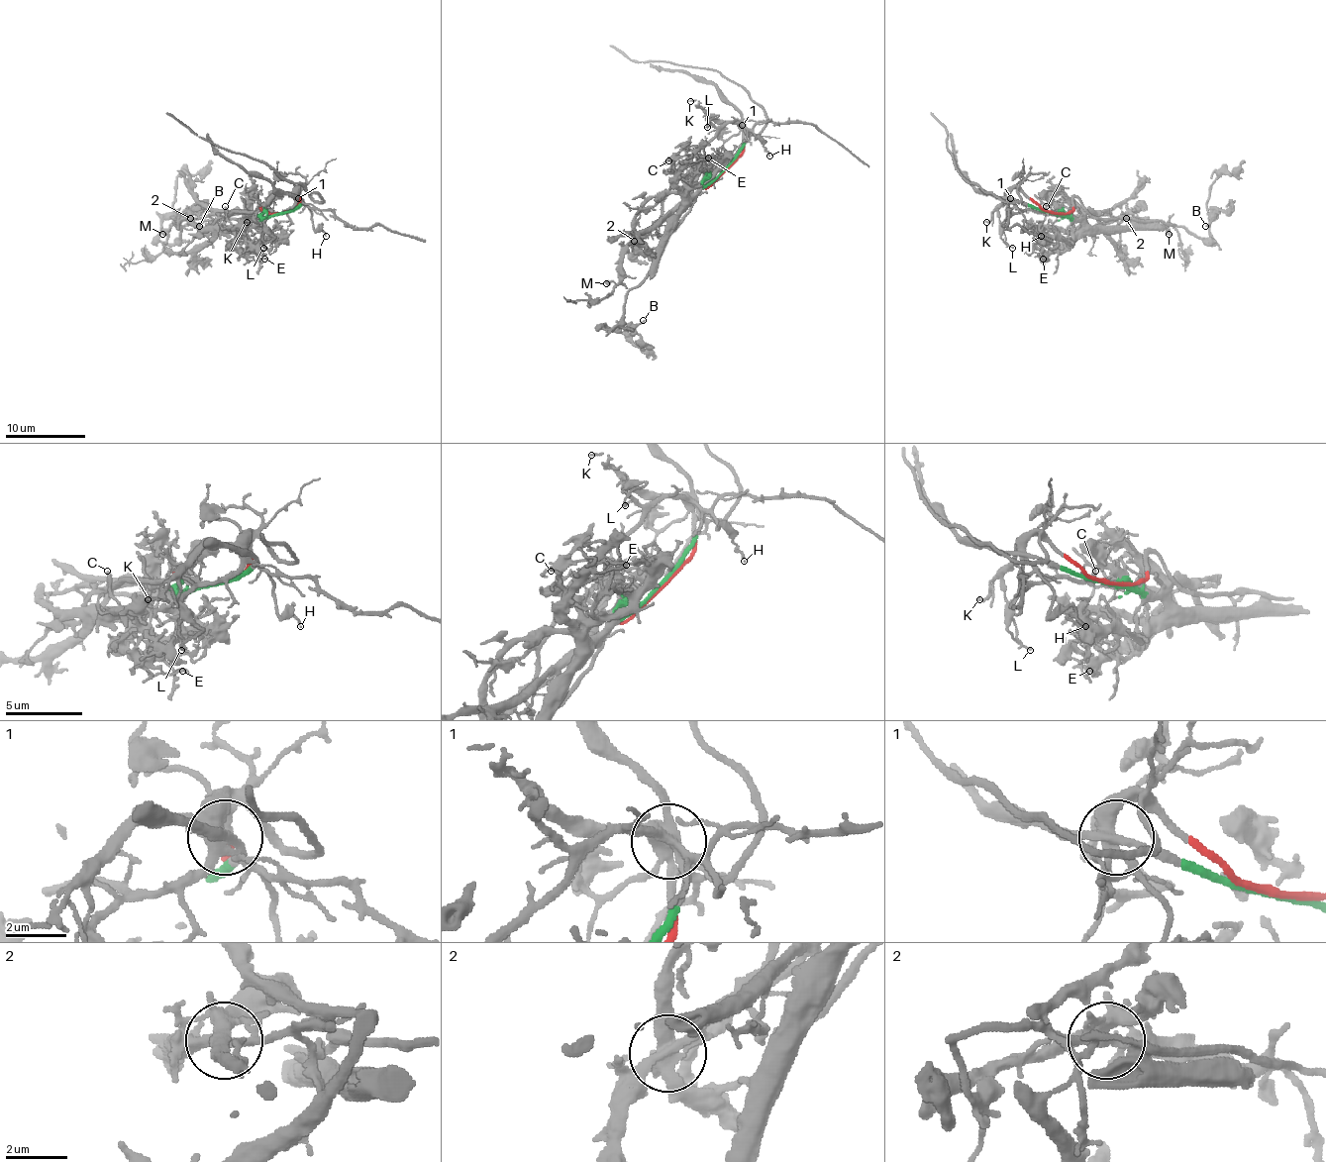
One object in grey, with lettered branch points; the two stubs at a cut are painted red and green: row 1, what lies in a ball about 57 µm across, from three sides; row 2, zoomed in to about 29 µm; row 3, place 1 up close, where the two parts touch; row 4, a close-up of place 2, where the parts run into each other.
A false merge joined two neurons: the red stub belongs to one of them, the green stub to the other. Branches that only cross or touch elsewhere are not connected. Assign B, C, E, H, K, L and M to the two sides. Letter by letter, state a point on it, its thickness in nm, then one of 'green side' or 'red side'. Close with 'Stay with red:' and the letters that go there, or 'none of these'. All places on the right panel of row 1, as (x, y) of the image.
B: place (1205, 226); calibre 190 nm; red side
C: place (1046, 206); calibre 170 nm; green side
E: place (1043, 259); calibre 100 nm; green side
H: place (1041, 236); calibre 110 nm; red side
K: place (986, 222); calibre 110 nm; red side
L: place (1012, 248); calibre 80 nm; red side
M: place (1169, 234); calibre 400 nm; red side
Stay with red: B, H, K, L, M

